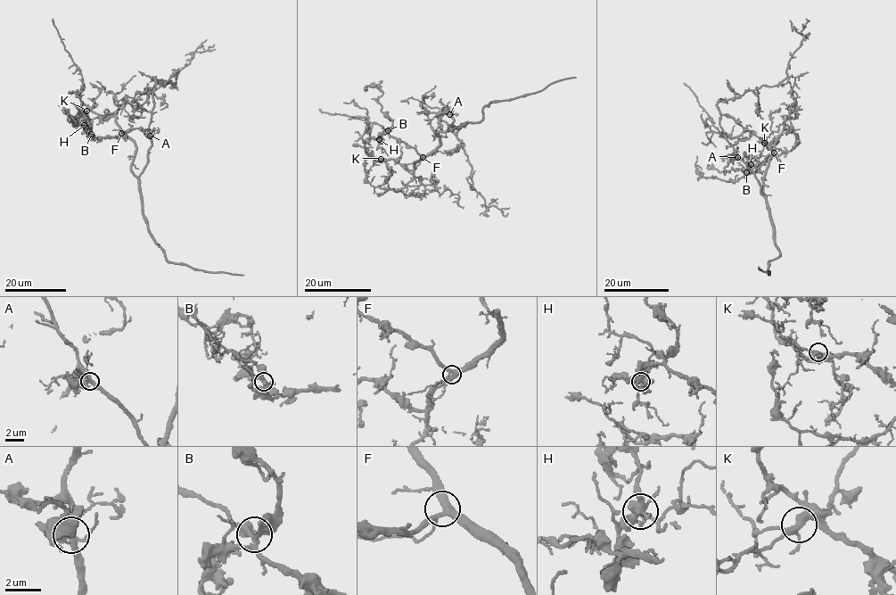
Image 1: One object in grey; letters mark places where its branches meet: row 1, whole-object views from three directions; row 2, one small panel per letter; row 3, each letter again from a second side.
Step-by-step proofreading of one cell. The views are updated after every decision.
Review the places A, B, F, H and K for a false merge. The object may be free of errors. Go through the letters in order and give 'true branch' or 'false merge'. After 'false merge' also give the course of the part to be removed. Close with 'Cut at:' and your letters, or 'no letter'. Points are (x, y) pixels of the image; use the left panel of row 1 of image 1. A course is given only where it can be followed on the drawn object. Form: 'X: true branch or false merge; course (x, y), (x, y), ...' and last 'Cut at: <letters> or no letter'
A: true branch
B: true branch
F: true branch
H: true branch
K: true branch
Cut at: no letter

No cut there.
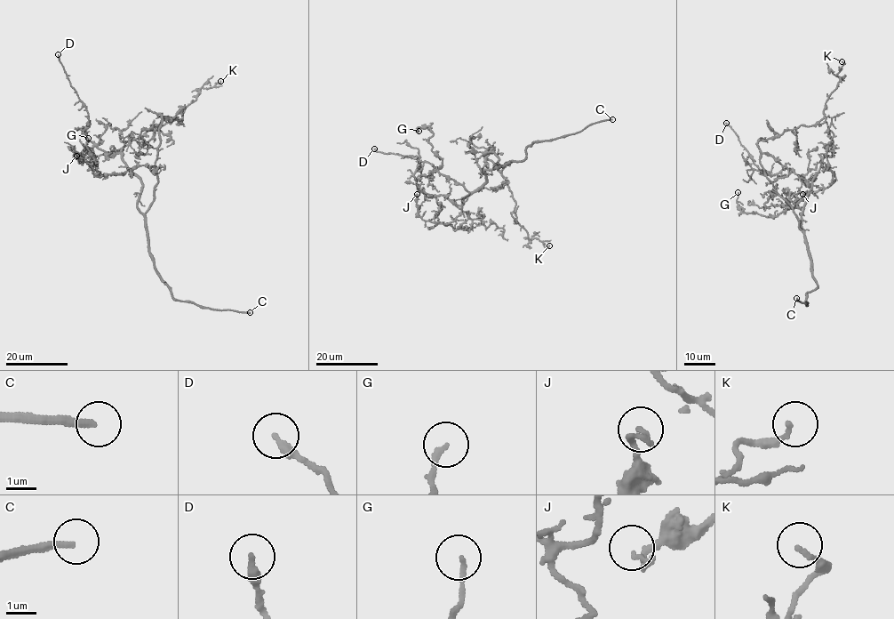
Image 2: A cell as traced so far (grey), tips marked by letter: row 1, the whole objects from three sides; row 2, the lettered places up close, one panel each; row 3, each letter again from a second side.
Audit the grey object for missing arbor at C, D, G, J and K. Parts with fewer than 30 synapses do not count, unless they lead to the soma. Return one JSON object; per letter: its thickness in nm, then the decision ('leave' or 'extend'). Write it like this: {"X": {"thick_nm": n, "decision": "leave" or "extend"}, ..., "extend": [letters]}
{"C": {"thick_nm": 200, "decision": "extend"}, "D": {"thick_nm": 280, "decision": "leave"}, "G": {"thick_nm": 150, "decision": "leave"}, "J": {"thick_nm": 170, "decision": "leave"}, "K": {"thick_nm": 170, "decision": "leave"}, "extend": ["C"]}

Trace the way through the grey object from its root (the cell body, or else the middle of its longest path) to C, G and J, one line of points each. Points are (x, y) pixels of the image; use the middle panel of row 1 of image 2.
C: (495, 165), (494, 167), (511, 160), (523, 160), (525, 148), (532, 142), (551, 140), (612, 119)
G: (495, 165), (485, 170), (486, 182), (466, 190), (438, 172), (442, 160), (428, 141), (433, 131), (419, 131)
J: (495, 165), (485, 170), (486, 182), (465, 197), (460, 214), (448, 223), (423, 221), (417, 210), (417, 194)

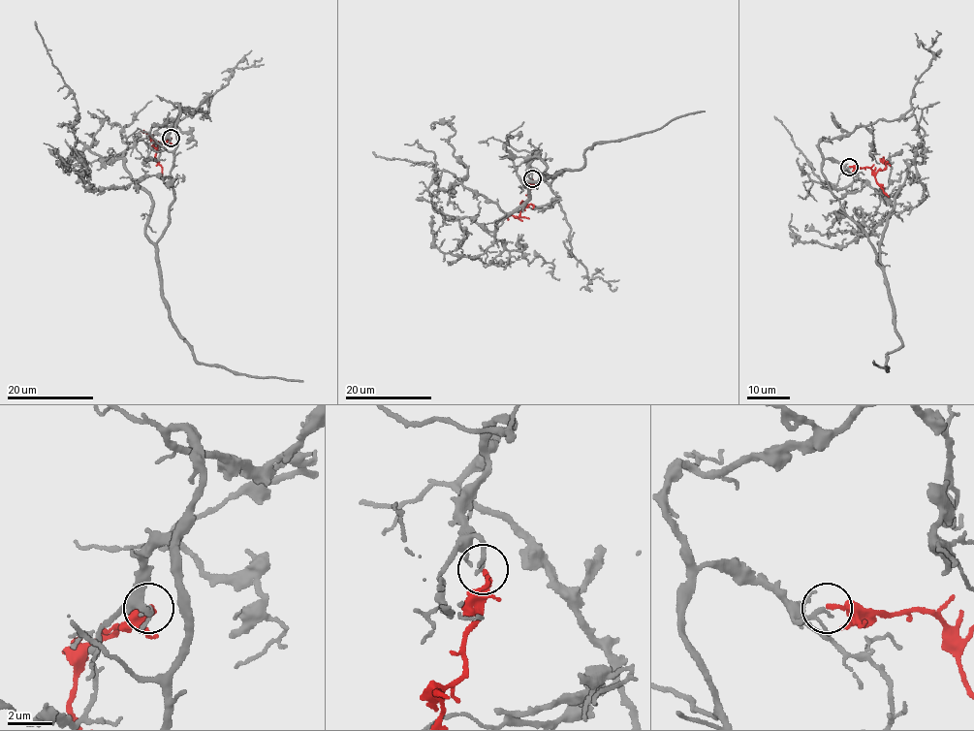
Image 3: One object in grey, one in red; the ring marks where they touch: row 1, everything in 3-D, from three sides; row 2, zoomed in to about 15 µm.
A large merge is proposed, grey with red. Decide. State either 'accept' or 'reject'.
accept

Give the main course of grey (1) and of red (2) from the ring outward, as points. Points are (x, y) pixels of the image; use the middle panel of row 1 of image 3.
1: (531, 179), (538, 150), (547, 174), (527, 181), (526, 202), (493, 231), (434, 209), (432, 163), (373, 152)
2: (532, 179), (528, 199), (523, 203), (519, 217), (512, 215), (504, 218)

